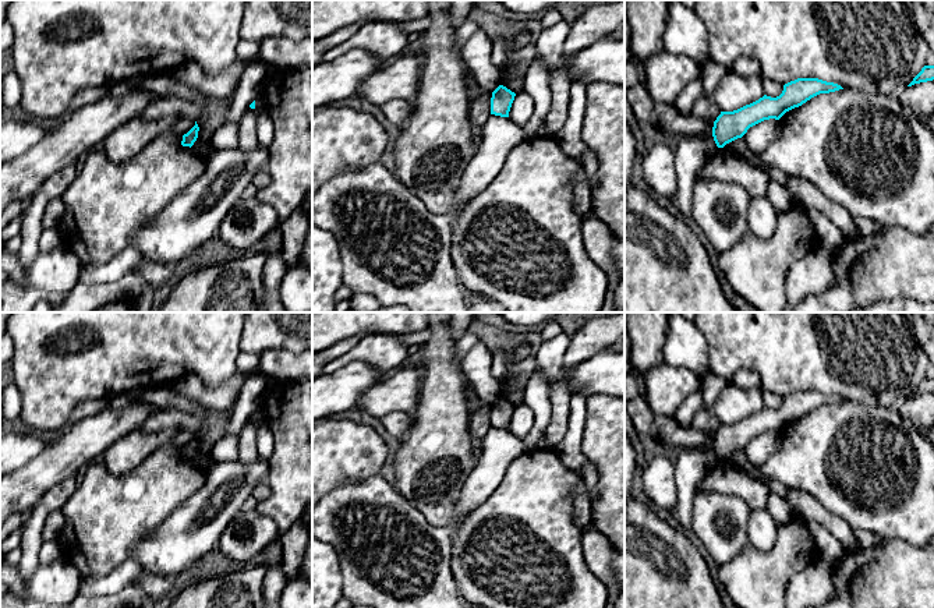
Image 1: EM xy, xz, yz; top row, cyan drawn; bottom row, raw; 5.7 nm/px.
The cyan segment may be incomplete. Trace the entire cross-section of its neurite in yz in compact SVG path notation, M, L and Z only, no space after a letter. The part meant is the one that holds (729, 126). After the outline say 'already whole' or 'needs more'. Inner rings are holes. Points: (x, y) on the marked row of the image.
M797 78L783 85L779 96L764 95L758 100L733 112L721 112L714 121L712 137L718 148L742 138L747 130L764 120L779 120L786 112L802 106L820 93L843 89L818 78Z | already whole

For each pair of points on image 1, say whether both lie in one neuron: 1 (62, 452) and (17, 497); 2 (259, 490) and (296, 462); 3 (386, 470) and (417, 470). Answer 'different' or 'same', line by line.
1: same
2: different
3: different

